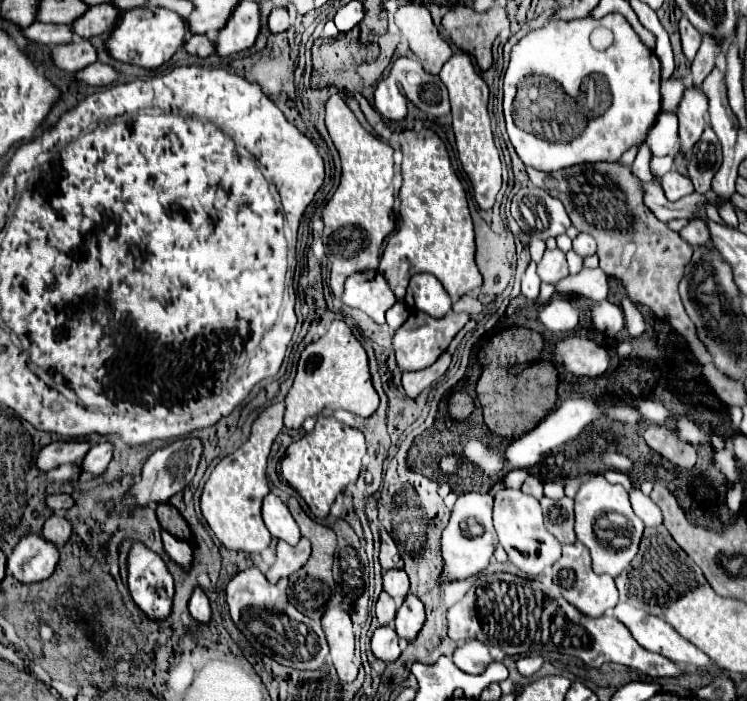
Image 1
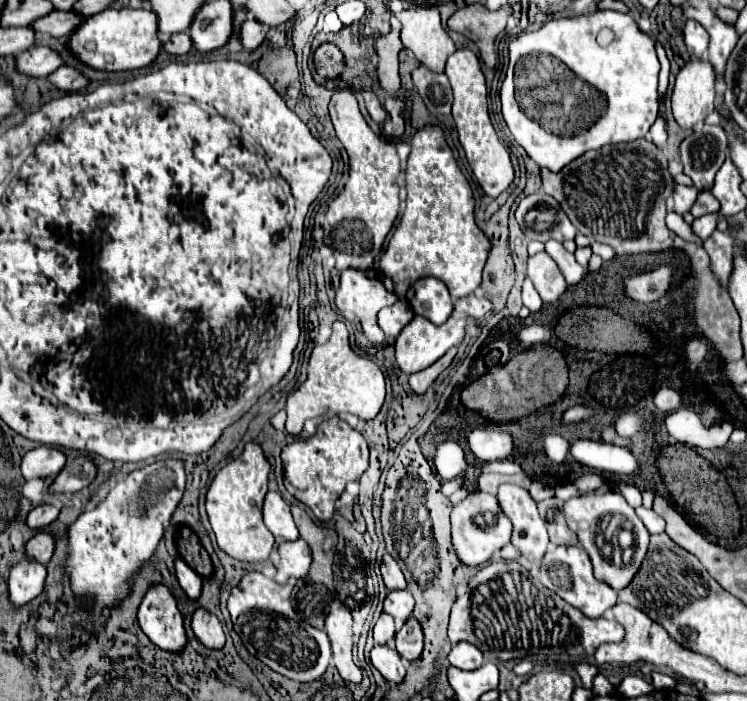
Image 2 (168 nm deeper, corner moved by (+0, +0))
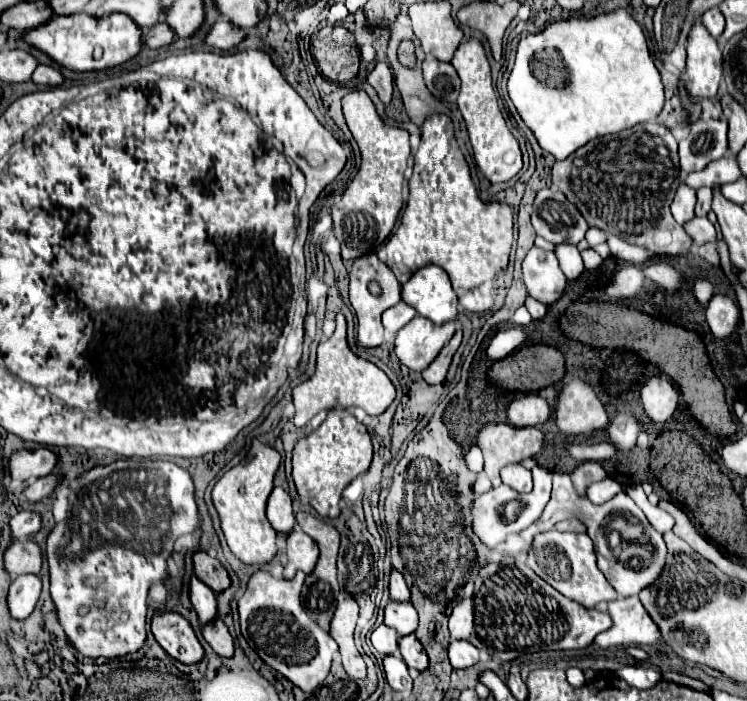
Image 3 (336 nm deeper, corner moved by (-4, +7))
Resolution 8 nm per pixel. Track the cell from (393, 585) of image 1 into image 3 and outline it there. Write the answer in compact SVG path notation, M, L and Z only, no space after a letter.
M389 600L385 606L385 624L395 628L399 636L405 636L409 632L417 630L417 610L411 602L395 602Z

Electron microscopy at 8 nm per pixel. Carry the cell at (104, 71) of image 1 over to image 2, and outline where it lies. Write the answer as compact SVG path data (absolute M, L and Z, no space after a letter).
M65 65L59 67L57 71L53 71L53 73L47 77L47 81L49 81L53 87L57 87L57 89L61 89L61 91L67 91L67 93L81 91L81 89L85 89L87 83L89 83L89 79L83 77L77 69L65 67Z

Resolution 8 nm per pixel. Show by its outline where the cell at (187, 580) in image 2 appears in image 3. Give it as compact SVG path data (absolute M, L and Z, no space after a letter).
M195 574L191 576L191 582L189 582L189 596L191 596L191 602L197 610L197 614L199 614L201 624L207 624L217 616L215 592L207 584L203 584Z

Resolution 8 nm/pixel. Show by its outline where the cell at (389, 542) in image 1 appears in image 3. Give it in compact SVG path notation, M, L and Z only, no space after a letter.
M391 570L391 578L389 578L389 592L391 592L391 600L409 600L409 588L405 584L405 578L399 570Z

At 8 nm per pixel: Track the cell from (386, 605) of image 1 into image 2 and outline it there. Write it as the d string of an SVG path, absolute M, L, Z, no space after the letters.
M381 615L375 629L373 629L373 639L377 645L393 645L395 639L395 621L391 615Z

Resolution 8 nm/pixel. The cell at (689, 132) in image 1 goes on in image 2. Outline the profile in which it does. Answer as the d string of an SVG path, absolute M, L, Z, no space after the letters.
M689 59L677 73L671 103L673 117L683 129L693 129L715 109L715 77L713 65L703 59Z

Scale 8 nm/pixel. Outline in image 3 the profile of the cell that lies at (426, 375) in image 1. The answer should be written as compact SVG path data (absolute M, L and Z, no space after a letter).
M457 328L455 336L445 344L445 348L439 352L439 356L421 372L421 376L427 384L441 384L445 380L447 368L451 364L451 358L455 354L455 350L459 348L459 344L461 344L461 328Z

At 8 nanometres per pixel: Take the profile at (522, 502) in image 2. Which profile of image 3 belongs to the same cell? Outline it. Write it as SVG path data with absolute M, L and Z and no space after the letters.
M509 464L501 470L501 480L503 484L511 486L515 492L531 492L533 490L533 482L531 482L531 472L525 470L521 464Z

